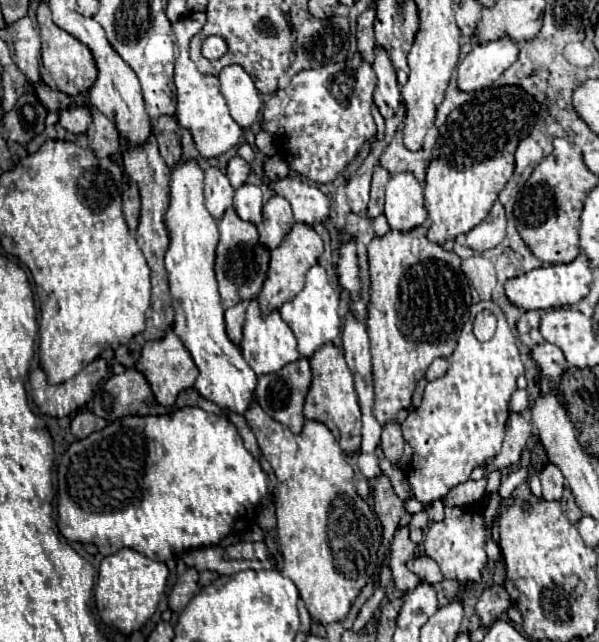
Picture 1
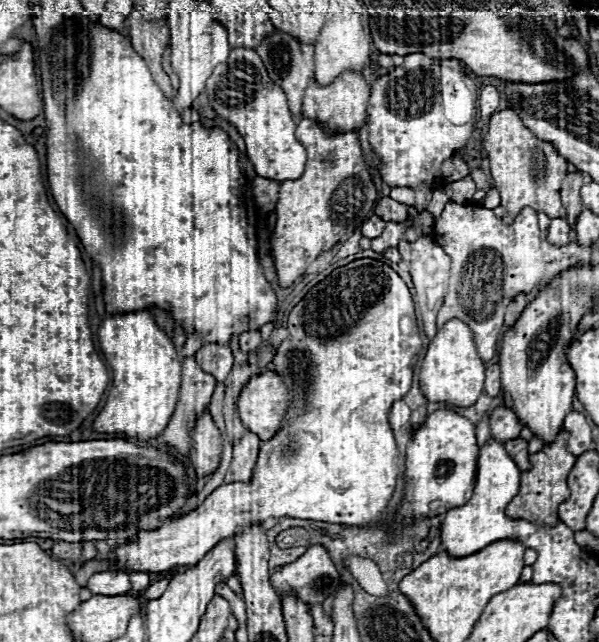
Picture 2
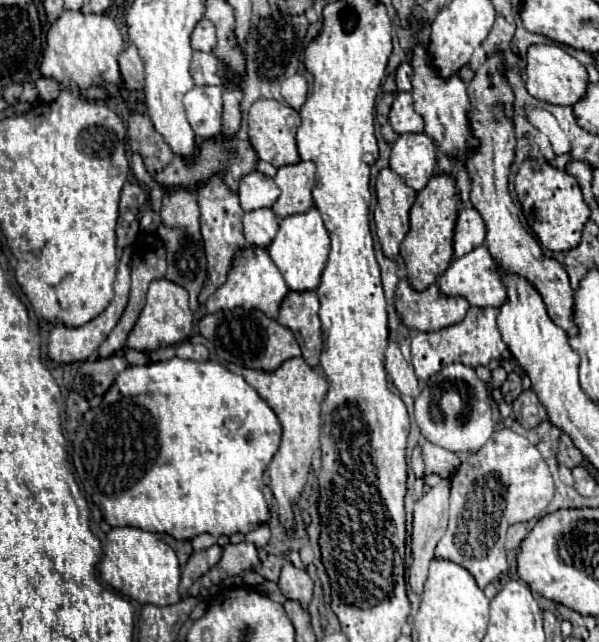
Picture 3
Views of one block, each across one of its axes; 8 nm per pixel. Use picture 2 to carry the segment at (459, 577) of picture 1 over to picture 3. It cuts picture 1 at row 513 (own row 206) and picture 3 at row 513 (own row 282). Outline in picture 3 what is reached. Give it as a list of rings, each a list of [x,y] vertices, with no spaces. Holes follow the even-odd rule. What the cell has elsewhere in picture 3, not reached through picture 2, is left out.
[[[502,428],[478,452],[470,454],[452,478],[450,524],[436,546],[436,558],[452,560],[472,572],[484,588],[508,572],[504,554],[510,524],[540,516],[554,496],[554,482],[542,454],[520,434]]]

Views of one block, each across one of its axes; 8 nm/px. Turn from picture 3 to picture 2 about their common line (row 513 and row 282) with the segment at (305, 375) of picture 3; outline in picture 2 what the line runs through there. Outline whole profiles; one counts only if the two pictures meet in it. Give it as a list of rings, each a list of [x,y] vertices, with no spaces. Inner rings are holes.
[[[302,120],[296,128],[296,140],[306,148],[308,160],[298,180],[284,180],[278,192],[276,226],[272,236],[272,258],[278,272],[278,284],[288,288],[306,268],[346,232],[358,230],[370,218],[376,206],[376,188],[362,160],[358,132],[328,134],[316,122]]]

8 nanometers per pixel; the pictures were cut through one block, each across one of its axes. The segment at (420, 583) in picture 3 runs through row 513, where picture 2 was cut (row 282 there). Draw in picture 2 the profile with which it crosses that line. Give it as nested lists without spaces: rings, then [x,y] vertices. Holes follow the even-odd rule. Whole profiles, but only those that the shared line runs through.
[[[424,236],[424,238],[416,240],[416,242],[400,240],[398,250],[402,254],[402,260],[410,264],[412,282],[414,282],[414,288],[416,288],[416,300],[418,300],[418,306],[420,306],[420,312],[422,312],[424,332],[426,332],[428,340],[434,340],[434,336],[436,336],[436,314],[438,314],[438,308],[442,306],[444,294],[448,290],[450,256],[446,256],[446,252],[430,236]]]

